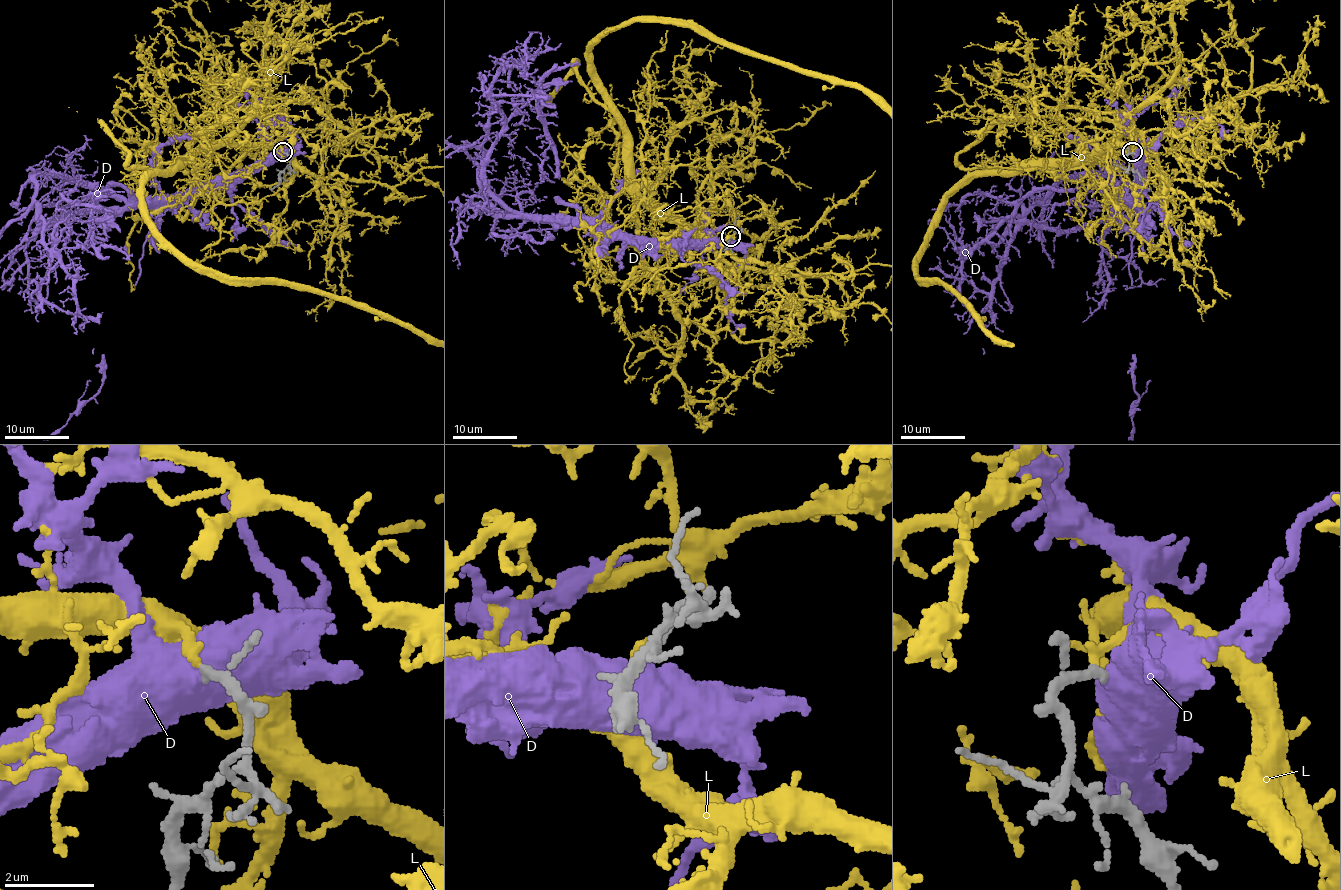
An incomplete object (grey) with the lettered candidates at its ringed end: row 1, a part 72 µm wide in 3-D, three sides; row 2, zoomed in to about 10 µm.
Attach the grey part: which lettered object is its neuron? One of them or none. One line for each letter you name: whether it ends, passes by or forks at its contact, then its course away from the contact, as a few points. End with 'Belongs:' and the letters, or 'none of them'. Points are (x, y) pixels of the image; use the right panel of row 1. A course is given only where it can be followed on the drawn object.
L: it ends
Belongs: L

